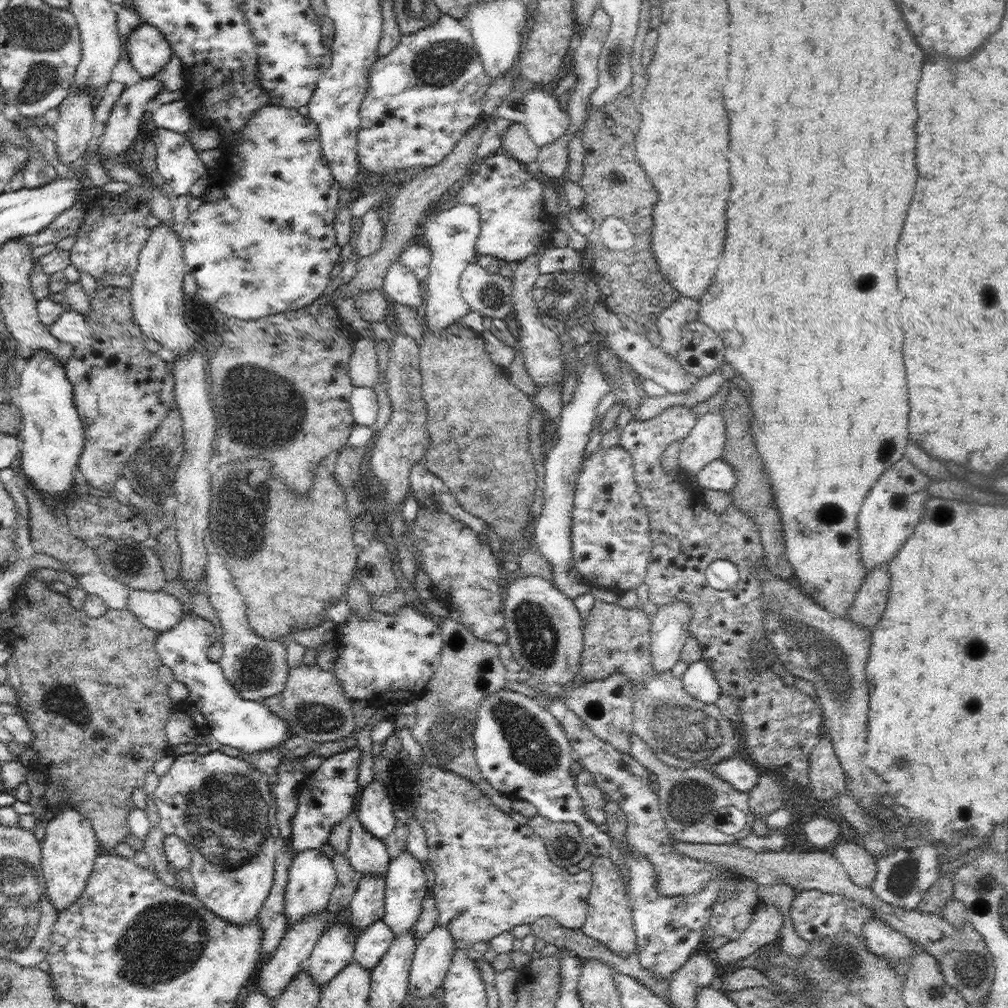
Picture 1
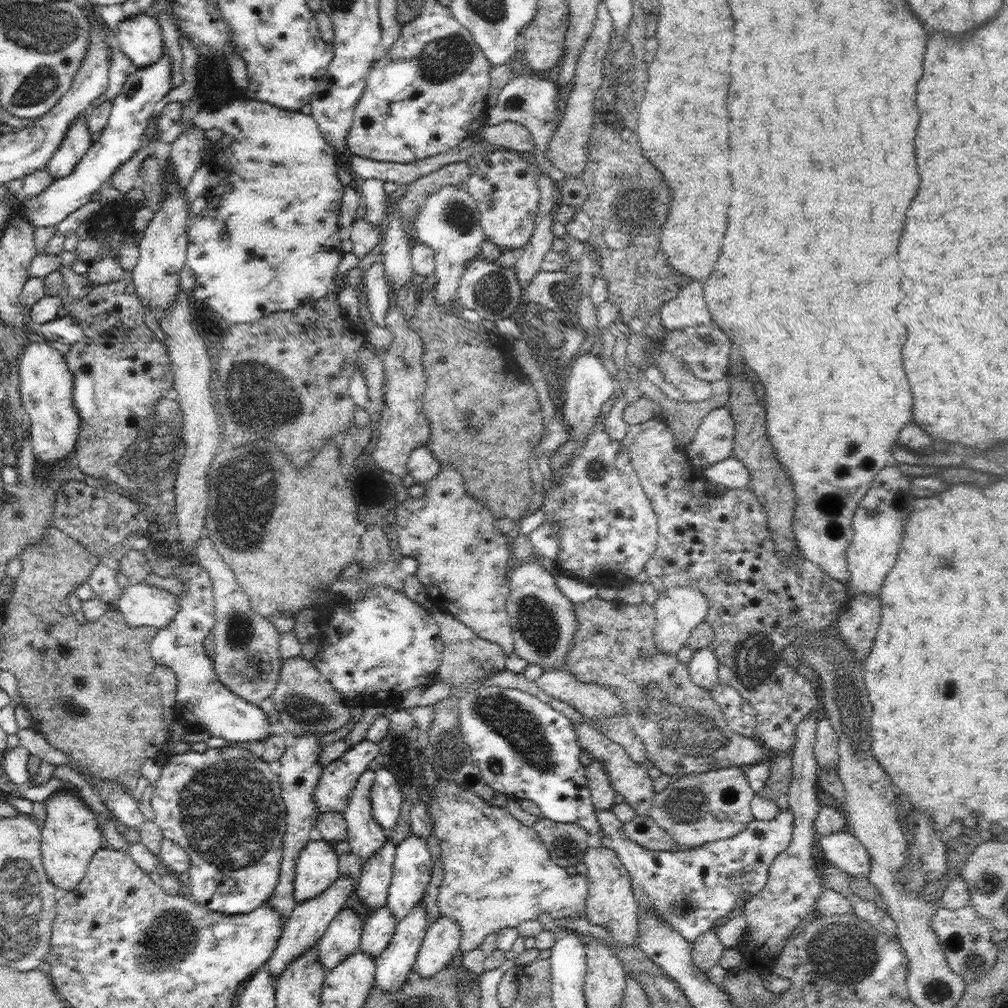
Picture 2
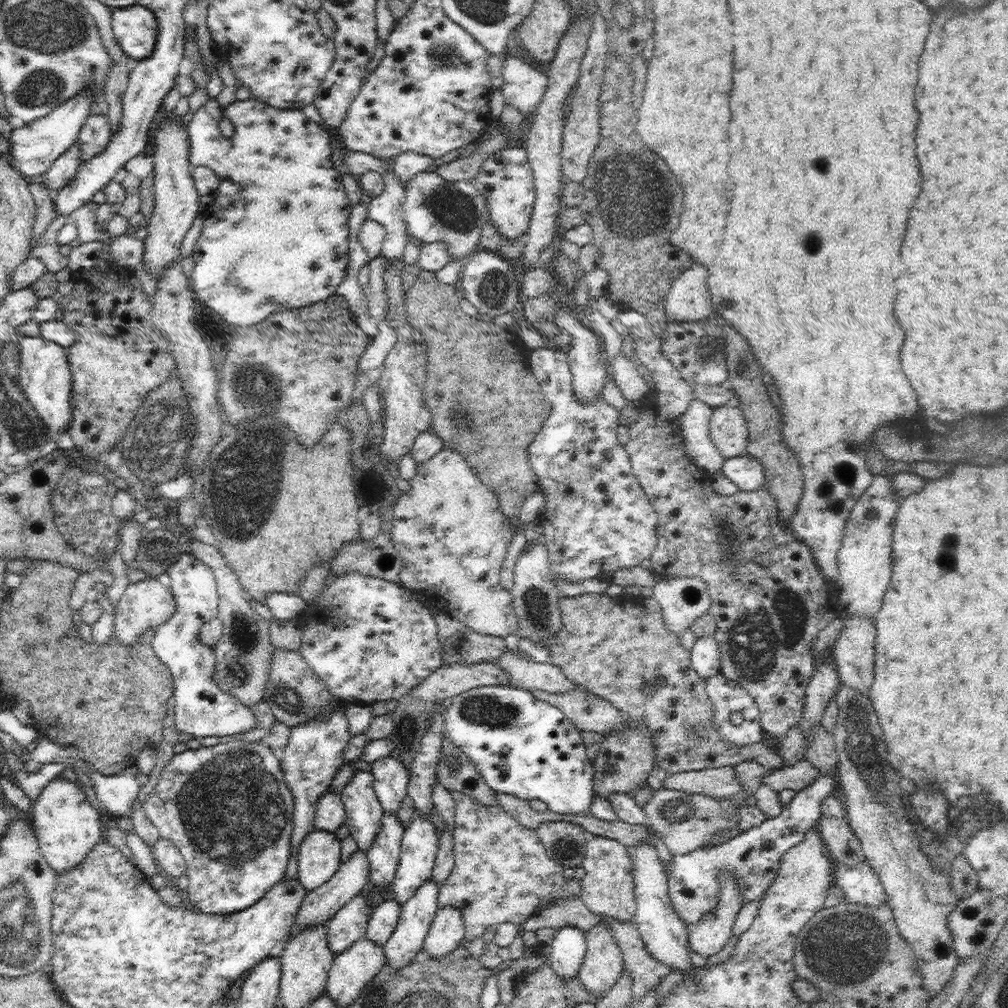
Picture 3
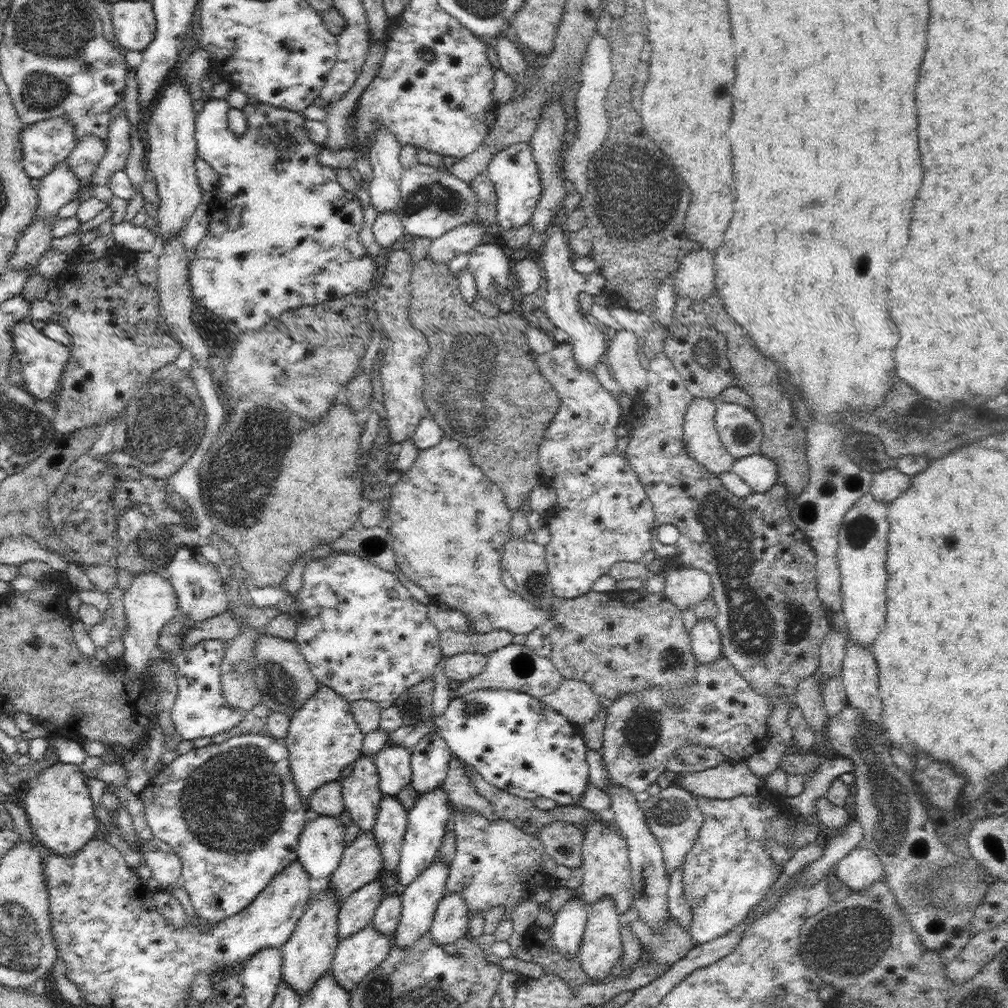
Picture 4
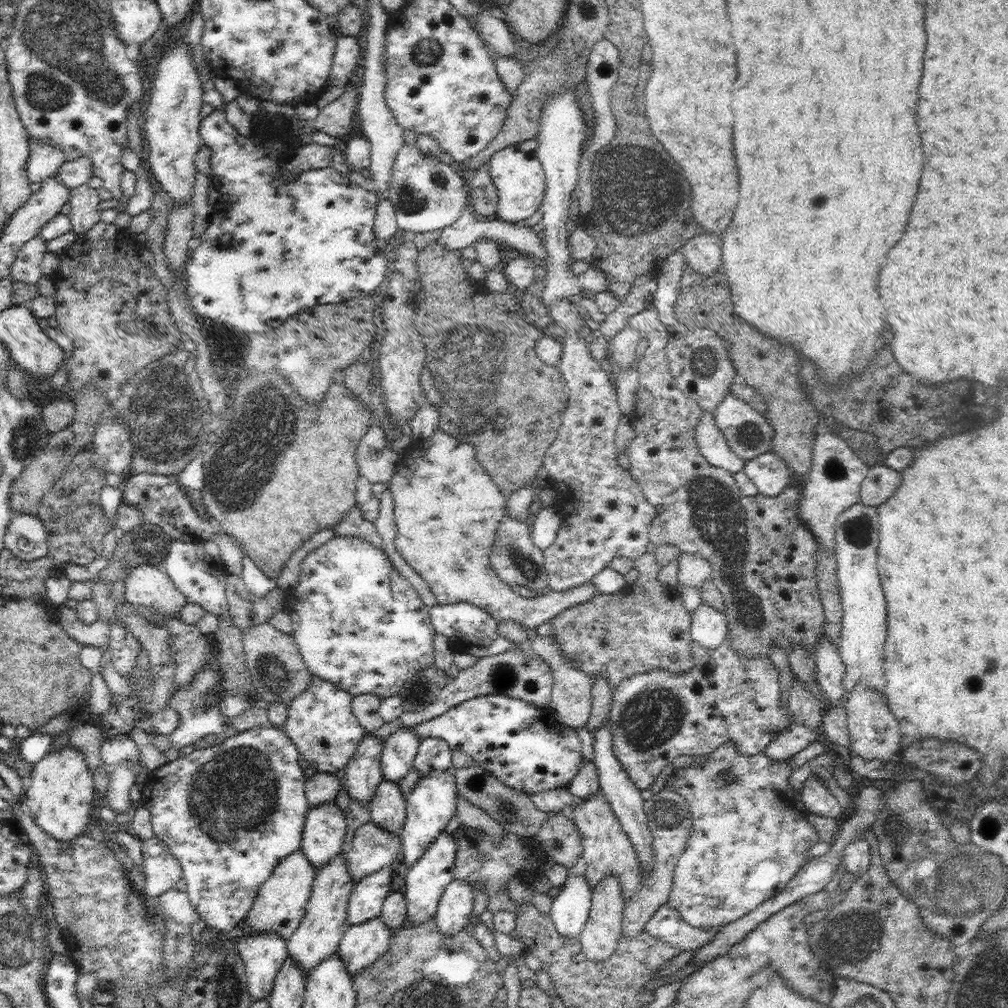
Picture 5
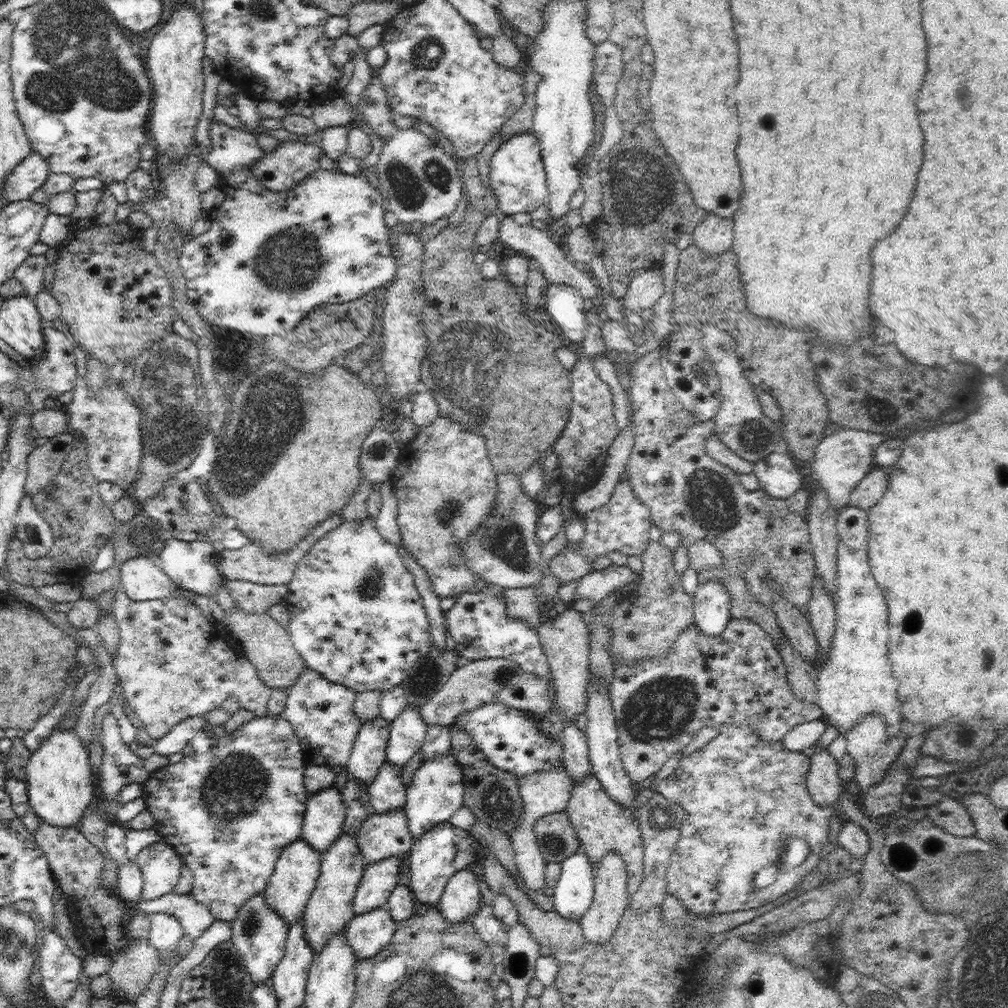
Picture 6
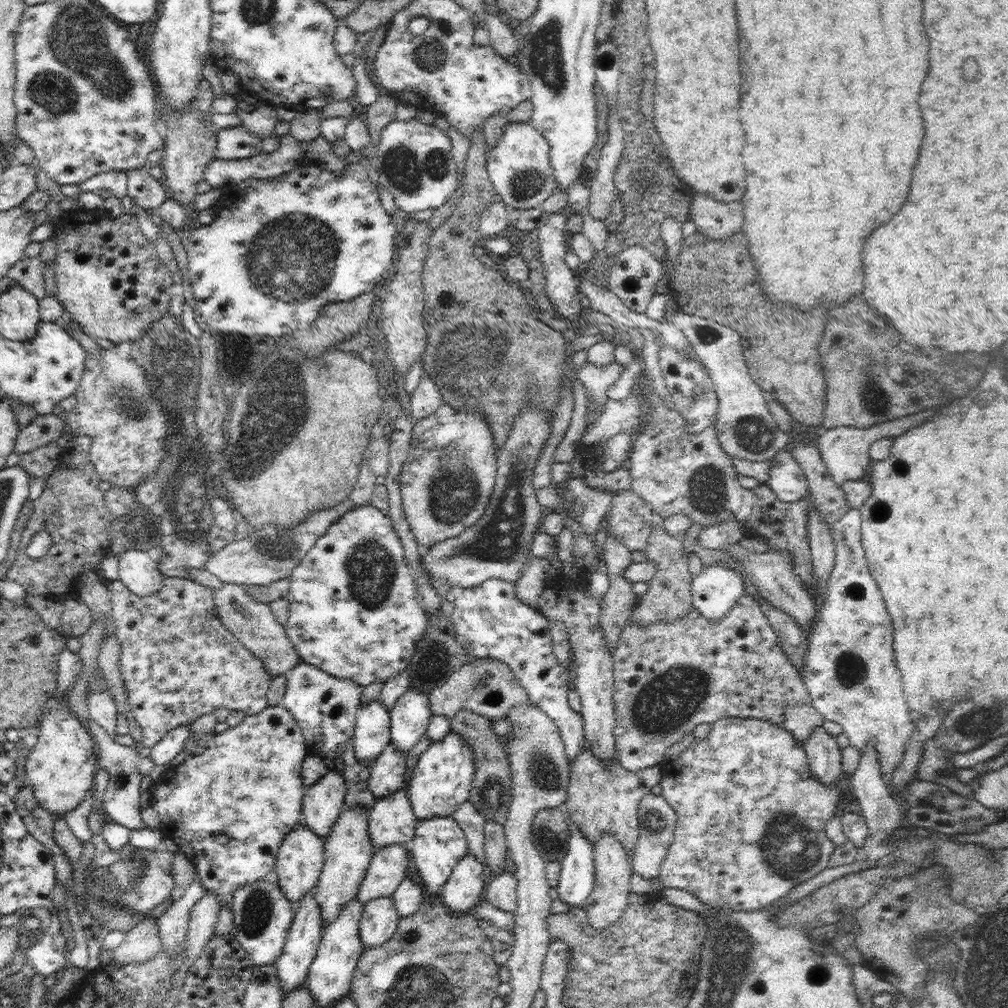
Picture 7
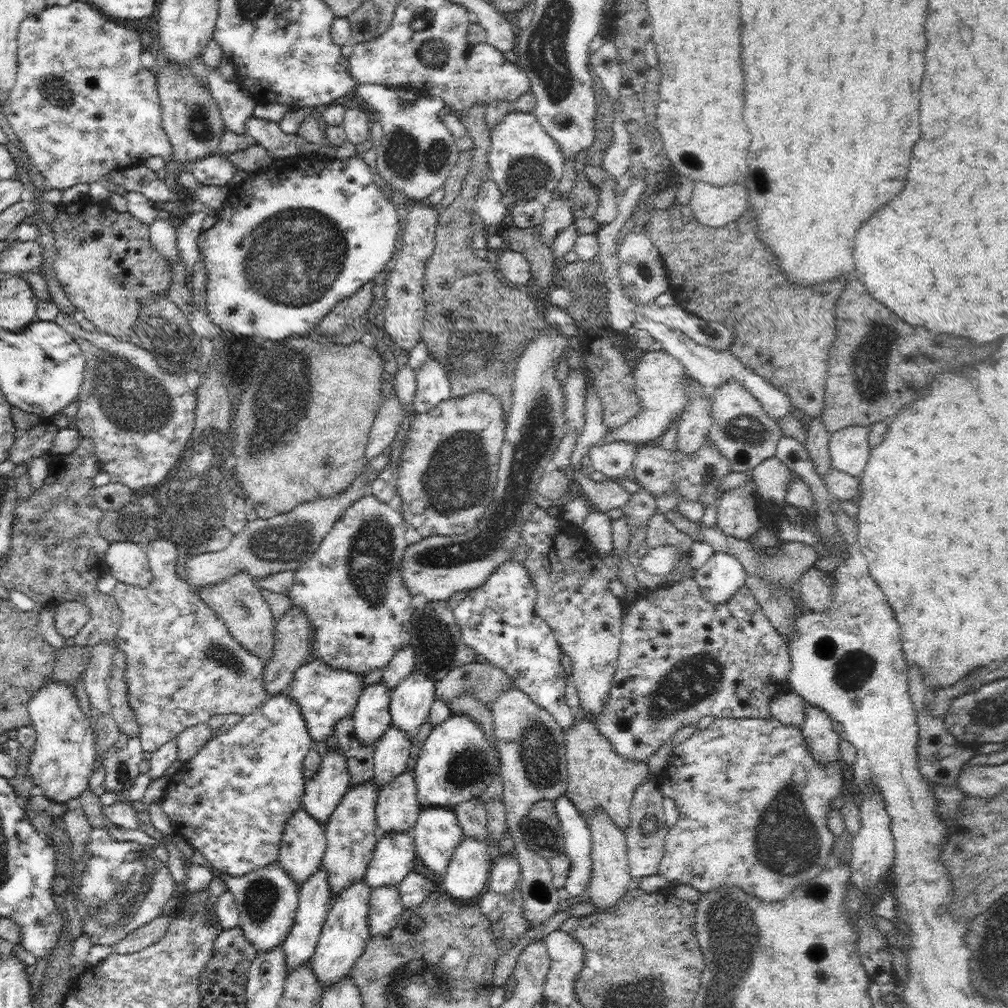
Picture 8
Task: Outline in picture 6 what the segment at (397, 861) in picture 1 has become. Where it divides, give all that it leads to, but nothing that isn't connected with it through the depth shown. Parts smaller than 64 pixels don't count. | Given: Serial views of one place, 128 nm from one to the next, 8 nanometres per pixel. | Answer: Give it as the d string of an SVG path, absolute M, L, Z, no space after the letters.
M456 753L424 759L416 770L410 786L406 789L404 811L408 819L408 828L417 842L424 831L438 823L450 820L450 817L464 805L464 783L462 783L462 767L456 759Z

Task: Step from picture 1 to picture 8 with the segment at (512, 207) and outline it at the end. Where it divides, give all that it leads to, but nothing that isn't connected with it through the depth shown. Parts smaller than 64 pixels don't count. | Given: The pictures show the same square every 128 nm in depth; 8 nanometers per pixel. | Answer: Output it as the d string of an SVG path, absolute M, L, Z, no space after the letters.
M512 111L491 130L487 159L491 178L504 196L525 201L546 191L552 193L564 174L564 158L560 144L544 131L534 113Z

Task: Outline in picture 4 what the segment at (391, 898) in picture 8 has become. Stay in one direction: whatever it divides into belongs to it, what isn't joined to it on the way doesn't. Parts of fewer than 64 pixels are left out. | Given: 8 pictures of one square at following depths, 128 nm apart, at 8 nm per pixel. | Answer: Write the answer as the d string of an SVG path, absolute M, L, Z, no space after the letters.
M373 924L340 939L331 970L334 979L351 993L360 981L388 956L393 936L382 935Z

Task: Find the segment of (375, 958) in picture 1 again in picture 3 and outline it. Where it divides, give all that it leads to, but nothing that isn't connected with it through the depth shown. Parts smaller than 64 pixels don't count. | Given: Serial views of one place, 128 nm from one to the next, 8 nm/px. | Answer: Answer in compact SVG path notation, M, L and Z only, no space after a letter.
M396 899L384 901L376 906L370 915L365 937L384 946L396 929L400 913L401 906Z

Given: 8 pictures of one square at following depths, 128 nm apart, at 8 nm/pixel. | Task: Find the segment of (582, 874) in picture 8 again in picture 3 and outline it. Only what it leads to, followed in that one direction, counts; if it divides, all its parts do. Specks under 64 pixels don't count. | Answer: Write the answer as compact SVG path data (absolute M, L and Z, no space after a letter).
M566 925L555 931L548 943L549 962L564 982L577 978L587 949L586 933L578 927Z

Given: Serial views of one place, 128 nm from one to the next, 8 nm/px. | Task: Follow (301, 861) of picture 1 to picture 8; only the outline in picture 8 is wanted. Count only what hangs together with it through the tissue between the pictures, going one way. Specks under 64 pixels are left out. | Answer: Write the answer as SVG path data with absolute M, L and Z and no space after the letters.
M327 750L316 776L306 781L302 806L314 819L326 824L349 788L350 773L344 751Z

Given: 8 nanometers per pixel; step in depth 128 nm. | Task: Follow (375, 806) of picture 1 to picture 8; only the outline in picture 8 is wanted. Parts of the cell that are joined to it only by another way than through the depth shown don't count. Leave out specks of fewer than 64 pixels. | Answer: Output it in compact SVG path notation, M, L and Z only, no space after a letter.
M412 670L398 686L391 690L389 705L391 724L409 734L429 718L431 705L436 698L436 685L428 673Z

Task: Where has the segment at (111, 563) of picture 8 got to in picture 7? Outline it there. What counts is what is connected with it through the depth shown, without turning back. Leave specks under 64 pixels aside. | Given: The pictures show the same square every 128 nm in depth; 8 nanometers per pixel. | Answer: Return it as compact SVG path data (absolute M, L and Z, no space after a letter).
M132 548L118 556L119 584L133 595L143 598L160 592L163 576L159 571L159 564L147 552Z

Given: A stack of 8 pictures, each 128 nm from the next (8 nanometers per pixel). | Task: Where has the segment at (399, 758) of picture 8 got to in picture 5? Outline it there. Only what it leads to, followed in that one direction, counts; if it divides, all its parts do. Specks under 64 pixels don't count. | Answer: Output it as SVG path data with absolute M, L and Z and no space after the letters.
M382 779L367 807L370 820L395 836L402 835L406 820L406 799L398 783Z

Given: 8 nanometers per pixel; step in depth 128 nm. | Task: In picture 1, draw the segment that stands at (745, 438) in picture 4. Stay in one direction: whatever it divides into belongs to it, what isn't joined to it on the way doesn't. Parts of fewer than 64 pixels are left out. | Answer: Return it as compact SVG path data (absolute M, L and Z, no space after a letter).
M721 409L697 418L694 428L680 441L678 466L686 476L697 475L706 464L722 459L726 446L726 425Z

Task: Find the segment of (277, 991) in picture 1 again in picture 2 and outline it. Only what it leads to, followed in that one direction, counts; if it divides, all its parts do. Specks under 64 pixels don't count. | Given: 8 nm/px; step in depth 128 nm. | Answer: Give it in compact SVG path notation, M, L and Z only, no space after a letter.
M340 875L336 879L336 883L326 889L326 892L308 900L296 901L294 908L290 913L290 918L286 921L282 929L282 934L278 938L278 944L274 950L274 954L270 956L270 960L266 962L266 967L270 969L272 978L278 978L286 967L298 956L302 955L304 951L308 951L310 947L317 947L318 941L326 932L330 923L338 916L342 910L342 906L346 904L346 900L350 898L350 894L355 892L357 888L354 887L354 879Z

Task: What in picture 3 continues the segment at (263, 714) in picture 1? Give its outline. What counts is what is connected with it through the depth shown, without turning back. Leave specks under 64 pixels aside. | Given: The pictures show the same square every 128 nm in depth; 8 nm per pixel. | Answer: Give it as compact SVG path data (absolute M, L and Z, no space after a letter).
M184 548L182 554L173 566L166 572L170 577L171 590L177 605L176 611L166 624L158 626L153 634L152 648L162 663L170 668L172 680L174 680L174 720L179 732L187 732L195 738L206 738L206 736L232 736L236 733L250 731L256 727L254 713L251 707L244 707L235 697L226 694L214 681L216 654L210 645L206 645L199 640L200 628L206 622L213 620L219 611L219 597L217 594L217 583L213 571L203 564L198 558Z

